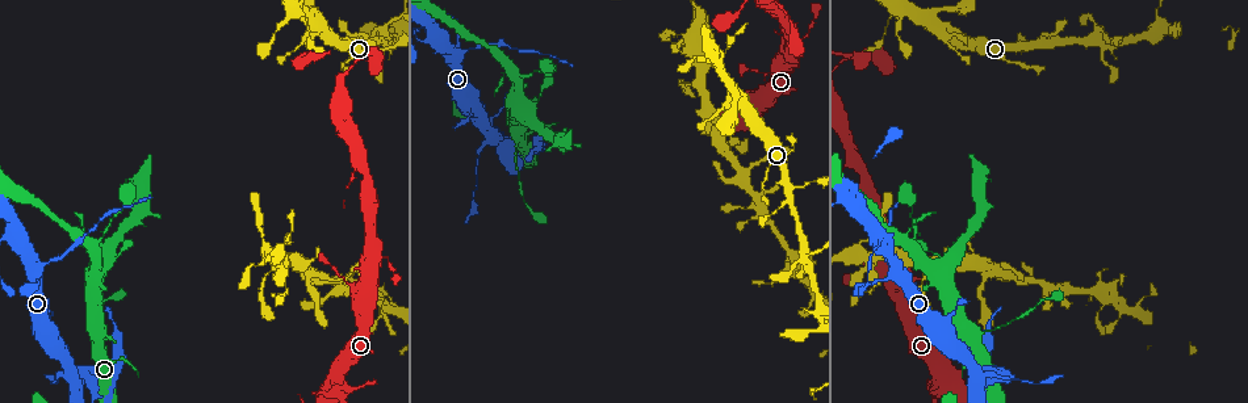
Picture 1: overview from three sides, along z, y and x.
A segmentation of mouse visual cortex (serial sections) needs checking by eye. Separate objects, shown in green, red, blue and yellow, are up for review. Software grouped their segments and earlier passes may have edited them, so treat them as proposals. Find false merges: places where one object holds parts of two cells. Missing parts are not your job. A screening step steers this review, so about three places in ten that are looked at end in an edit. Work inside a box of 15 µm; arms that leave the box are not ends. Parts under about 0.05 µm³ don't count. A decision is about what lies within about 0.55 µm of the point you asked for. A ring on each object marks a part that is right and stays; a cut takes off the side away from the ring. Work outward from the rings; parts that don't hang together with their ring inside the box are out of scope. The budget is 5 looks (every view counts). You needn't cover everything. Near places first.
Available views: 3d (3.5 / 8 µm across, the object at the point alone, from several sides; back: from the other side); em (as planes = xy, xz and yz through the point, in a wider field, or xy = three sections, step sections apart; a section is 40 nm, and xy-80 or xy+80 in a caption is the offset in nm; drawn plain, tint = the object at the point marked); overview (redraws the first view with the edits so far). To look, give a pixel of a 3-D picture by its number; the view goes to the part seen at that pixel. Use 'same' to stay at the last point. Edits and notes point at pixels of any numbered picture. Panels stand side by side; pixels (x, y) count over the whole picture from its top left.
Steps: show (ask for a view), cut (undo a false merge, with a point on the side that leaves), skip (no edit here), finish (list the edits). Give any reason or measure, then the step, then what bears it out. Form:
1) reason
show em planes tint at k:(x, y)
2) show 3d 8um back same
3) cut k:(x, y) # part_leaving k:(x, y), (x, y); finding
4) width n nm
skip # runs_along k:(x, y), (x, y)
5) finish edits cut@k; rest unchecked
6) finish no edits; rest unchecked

thin arm on a thick one
show 3d 8um at 1:(462, 55)

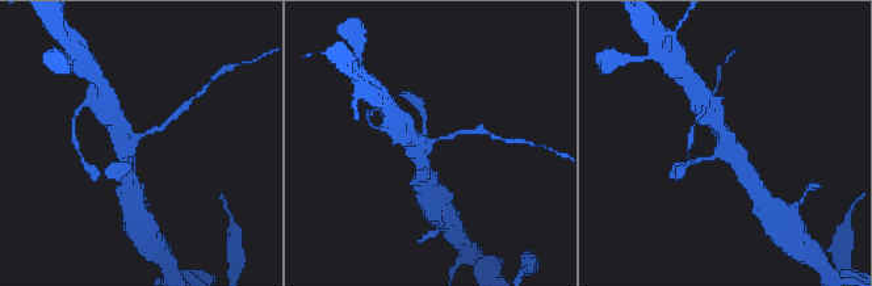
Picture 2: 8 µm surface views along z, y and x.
show 3d 3.5um at 2:(719, 140)

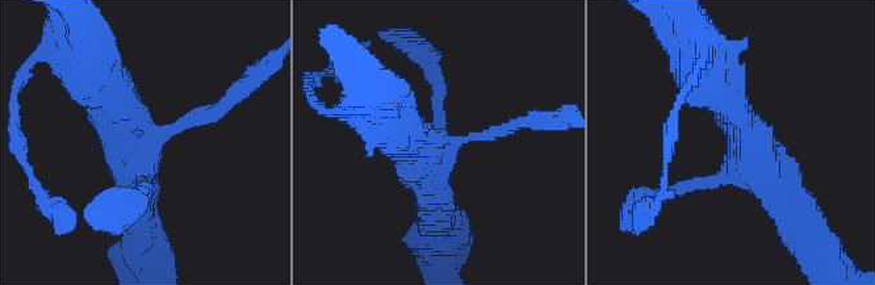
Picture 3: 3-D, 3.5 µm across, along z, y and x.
show em xy step 1 tint at 3:(742, 146)

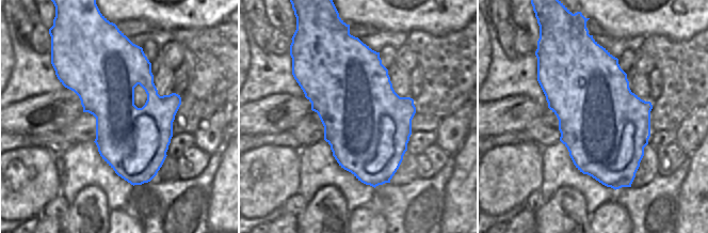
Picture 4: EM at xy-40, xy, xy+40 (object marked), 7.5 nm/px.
arm_widths 150, 150, 450, 500 nm
cut 3:(501, 133) # part_leaving 3:(464, 139), (528, 120), (565, 120); a second cell is stuck on

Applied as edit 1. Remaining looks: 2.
a narrow waist
show 3d 3.5um at 1:(1042, 43)

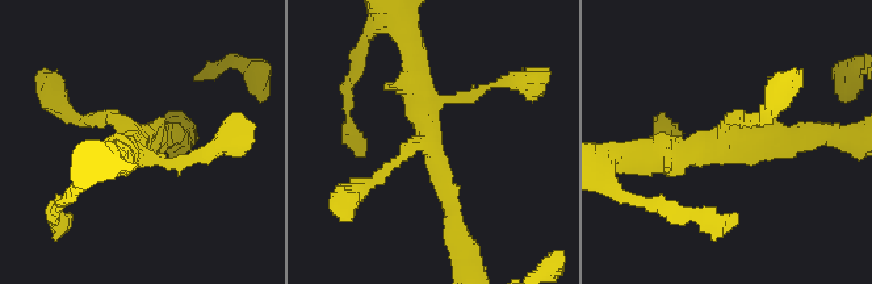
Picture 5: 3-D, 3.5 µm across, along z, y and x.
arms 4; arm_widths 150, 150, 250, 350 nm; need the tissue
show em xy step 3 tint at 5:(429, 138)

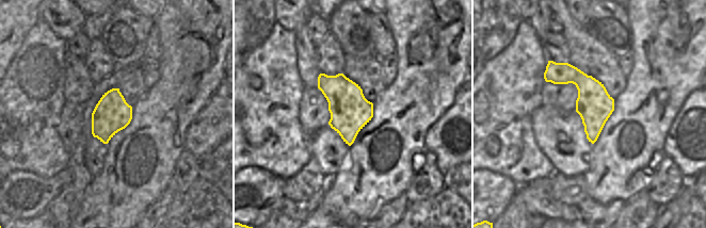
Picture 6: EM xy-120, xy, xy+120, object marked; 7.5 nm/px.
skip # runs_along 5:(410, 55), (451, 220); all the same cell

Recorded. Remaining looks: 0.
finish edits cut@3; rest unchecked

